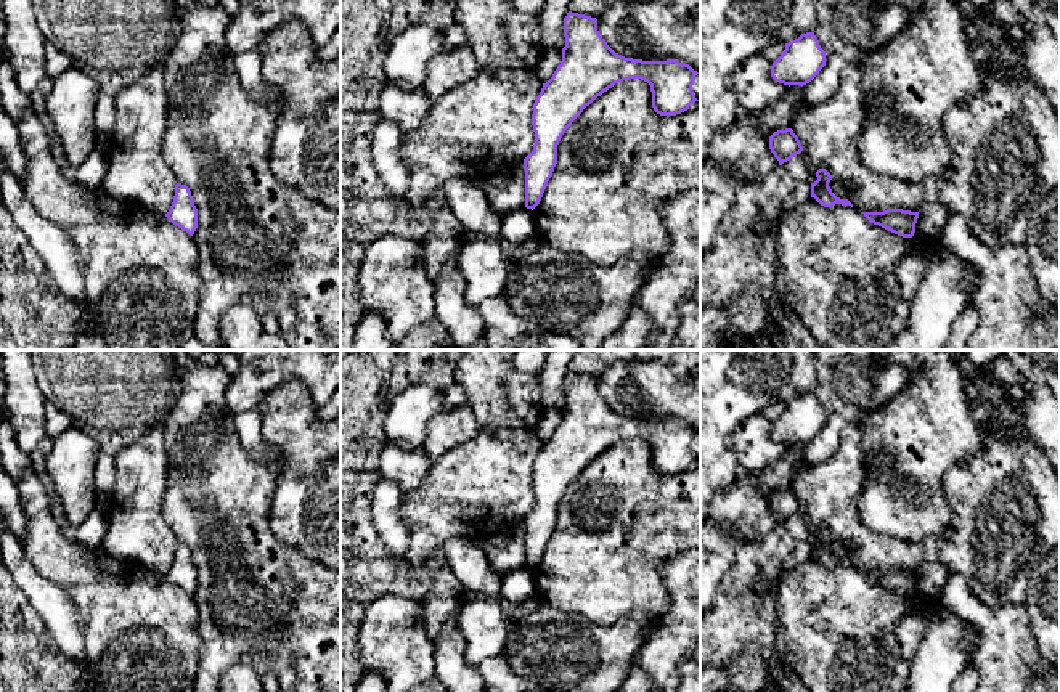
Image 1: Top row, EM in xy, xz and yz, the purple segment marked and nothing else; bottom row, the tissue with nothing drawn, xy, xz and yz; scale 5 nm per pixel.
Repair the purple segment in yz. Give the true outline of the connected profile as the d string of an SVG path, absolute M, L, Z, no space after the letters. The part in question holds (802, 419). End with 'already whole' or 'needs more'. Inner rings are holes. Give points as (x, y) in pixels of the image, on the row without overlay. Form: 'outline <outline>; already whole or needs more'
outline M814 392L801 393L785 403L785 409L771 425L771 437L784 445L806 445L826 425L826 411Z; already whole

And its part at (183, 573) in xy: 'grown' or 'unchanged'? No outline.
unchanged

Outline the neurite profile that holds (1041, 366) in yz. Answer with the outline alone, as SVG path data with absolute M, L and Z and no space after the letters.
M1001 350L1017 372L1050 390L1060 406L1060 350Z

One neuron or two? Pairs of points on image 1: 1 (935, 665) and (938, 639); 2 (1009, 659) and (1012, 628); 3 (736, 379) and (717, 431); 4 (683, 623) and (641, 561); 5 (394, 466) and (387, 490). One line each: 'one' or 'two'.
1: one
2: one
3: one
4: two
5: two

